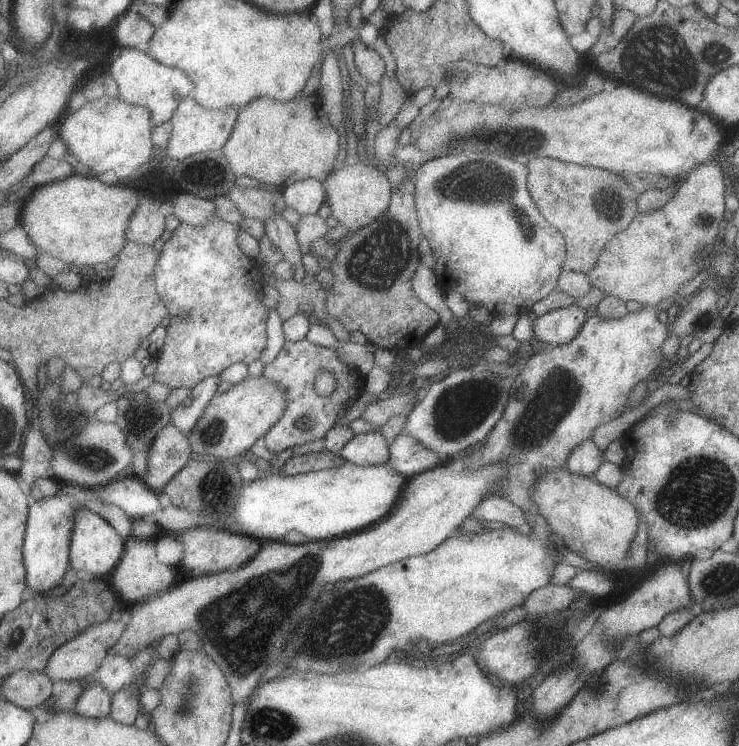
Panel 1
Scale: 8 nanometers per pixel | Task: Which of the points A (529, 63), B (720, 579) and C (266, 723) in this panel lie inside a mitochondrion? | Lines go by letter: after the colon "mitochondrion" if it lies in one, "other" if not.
A: other
B: mitochondrion
C: mitochondrion

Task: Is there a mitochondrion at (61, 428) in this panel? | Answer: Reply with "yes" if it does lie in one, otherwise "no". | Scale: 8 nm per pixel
yes

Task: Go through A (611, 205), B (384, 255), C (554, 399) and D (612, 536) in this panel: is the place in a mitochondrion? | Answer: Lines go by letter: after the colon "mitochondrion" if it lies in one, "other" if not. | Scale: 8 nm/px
A: mitochondrion
B: mitochondrion
C: mitochondrion
D: other

